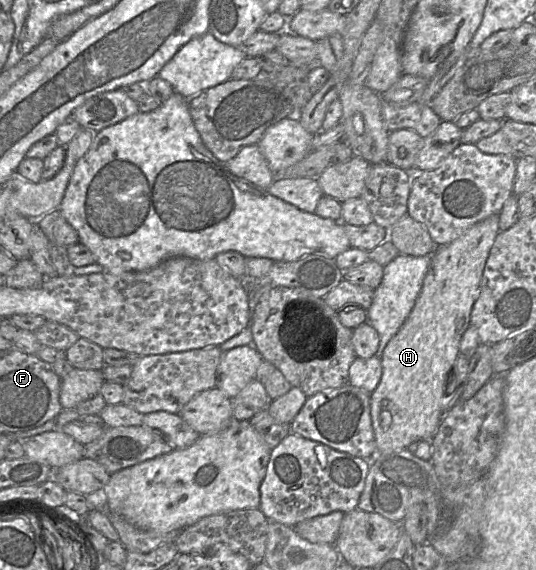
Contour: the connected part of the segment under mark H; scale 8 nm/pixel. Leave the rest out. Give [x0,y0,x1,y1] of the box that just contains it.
[370,214,499,454]

